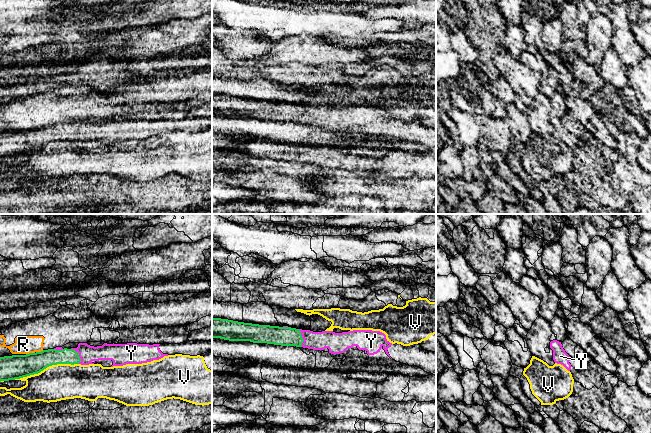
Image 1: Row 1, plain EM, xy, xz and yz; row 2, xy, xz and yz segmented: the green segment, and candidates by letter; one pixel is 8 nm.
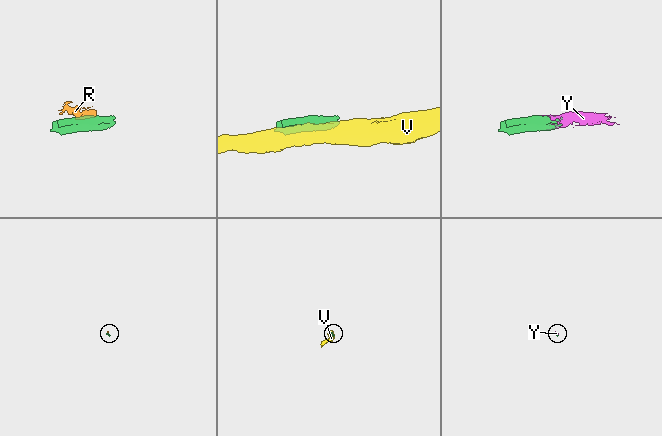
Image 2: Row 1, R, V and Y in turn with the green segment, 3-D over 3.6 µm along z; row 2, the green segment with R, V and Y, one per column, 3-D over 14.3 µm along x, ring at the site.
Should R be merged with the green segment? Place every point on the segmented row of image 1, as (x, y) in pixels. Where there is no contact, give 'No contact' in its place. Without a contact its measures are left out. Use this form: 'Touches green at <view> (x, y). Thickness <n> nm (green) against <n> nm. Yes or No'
Touches green at xy (30, 353). Thickness 190 nm (green) against 140 nm. No

